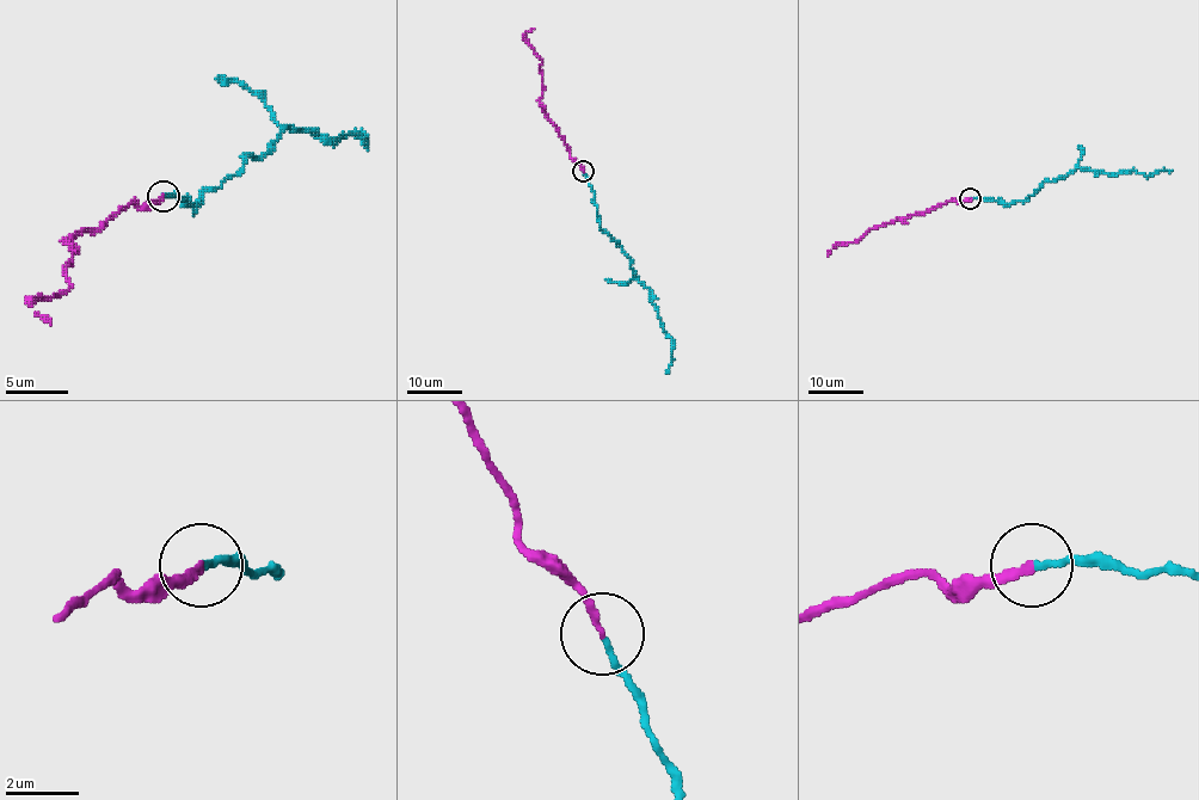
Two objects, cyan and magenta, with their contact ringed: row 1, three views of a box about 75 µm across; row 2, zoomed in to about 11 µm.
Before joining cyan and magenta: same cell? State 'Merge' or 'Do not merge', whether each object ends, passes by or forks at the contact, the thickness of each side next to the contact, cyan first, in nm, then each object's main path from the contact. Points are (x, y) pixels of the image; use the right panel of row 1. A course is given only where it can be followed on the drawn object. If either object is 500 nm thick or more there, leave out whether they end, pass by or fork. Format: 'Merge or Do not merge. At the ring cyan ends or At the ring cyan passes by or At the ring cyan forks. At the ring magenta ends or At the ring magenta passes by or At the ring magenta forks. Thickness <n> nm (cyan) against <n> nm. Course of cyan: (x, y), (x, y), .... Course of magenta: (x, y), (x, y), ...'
Merge. At the ring cyan ends. At the ring magenta ends. Thickness 170 nm (cyan) against 190 nm. Course of cyan: (970, 198), (1024, 202), (1046, 180), (1077, 168), (1147, 176), (1172, 171). Course of magenta: (970, 198), (958, 203), (950, 201), (923, 213), (871, 228), (859, 239), (835, 246), (826, 256)

